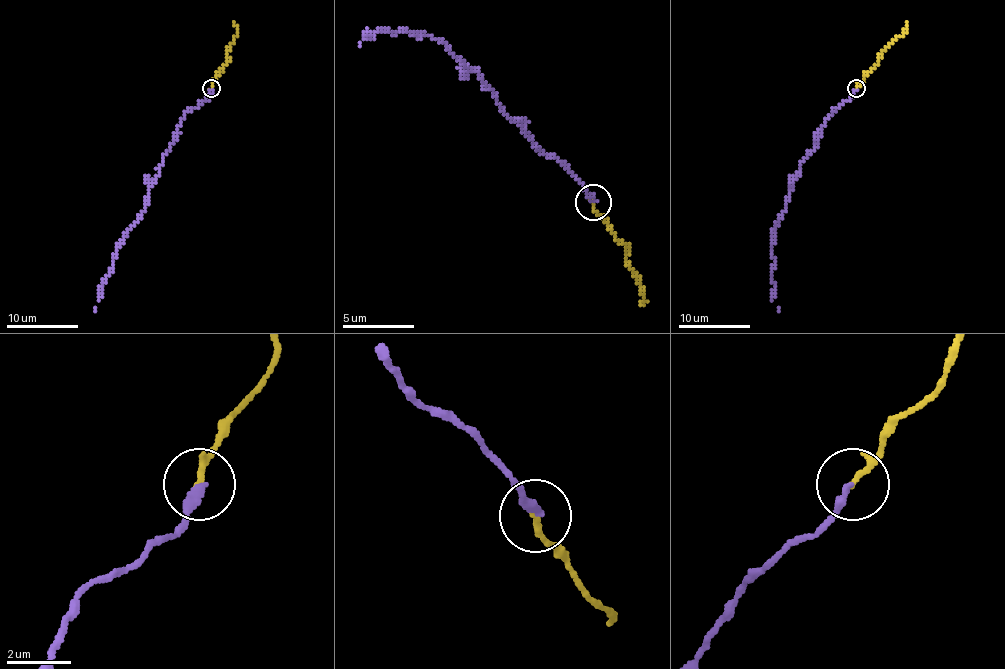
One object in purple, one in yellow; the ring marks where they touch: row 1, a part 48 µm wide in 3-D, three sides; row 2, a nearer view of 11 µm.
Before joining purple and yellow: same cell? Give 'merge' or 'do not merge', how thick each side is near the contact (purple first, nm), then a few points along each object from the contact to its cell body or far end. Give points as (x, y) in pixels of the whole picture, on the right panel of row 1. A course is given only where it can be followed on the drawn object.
merge; 280 nm thick on the purple side, 190 nm on the other; purple runs (856, 89), (822, 126), (820, 135), (801, 164), (790, 187), (786, 208), (774, 228), (772, 299), (779, 310); yellow runs (856, 89), (877, 64), (879, 55), (902, 34), (906, 21)

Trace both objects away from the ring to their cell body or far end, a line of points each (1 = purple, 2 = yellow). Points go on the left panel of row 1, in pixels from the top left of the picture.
1: (212, 89), (183, 116), (178, 135), (149, 187), (146, 208), (115, 249), (96, 310)
2: (212, 89), (215, 76), (226, 64), (228, 48), (236, 34), (235, 21)

